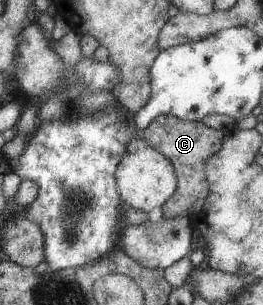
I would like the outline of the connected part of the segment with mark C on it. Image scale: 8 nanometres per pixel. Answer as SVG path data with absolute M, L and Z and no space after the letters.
M161 115L153 119L152 123L141 131L140 134L145 143L171 161L175 169L175 193L164 206L159 208L165 217L181 215L181 217L192 219L204 210L204 203L208 198L208 181L204 173L204 163L220 151L227 133L229 133L227 127L219 130L210 129L200 121L189 122L169 115Z

